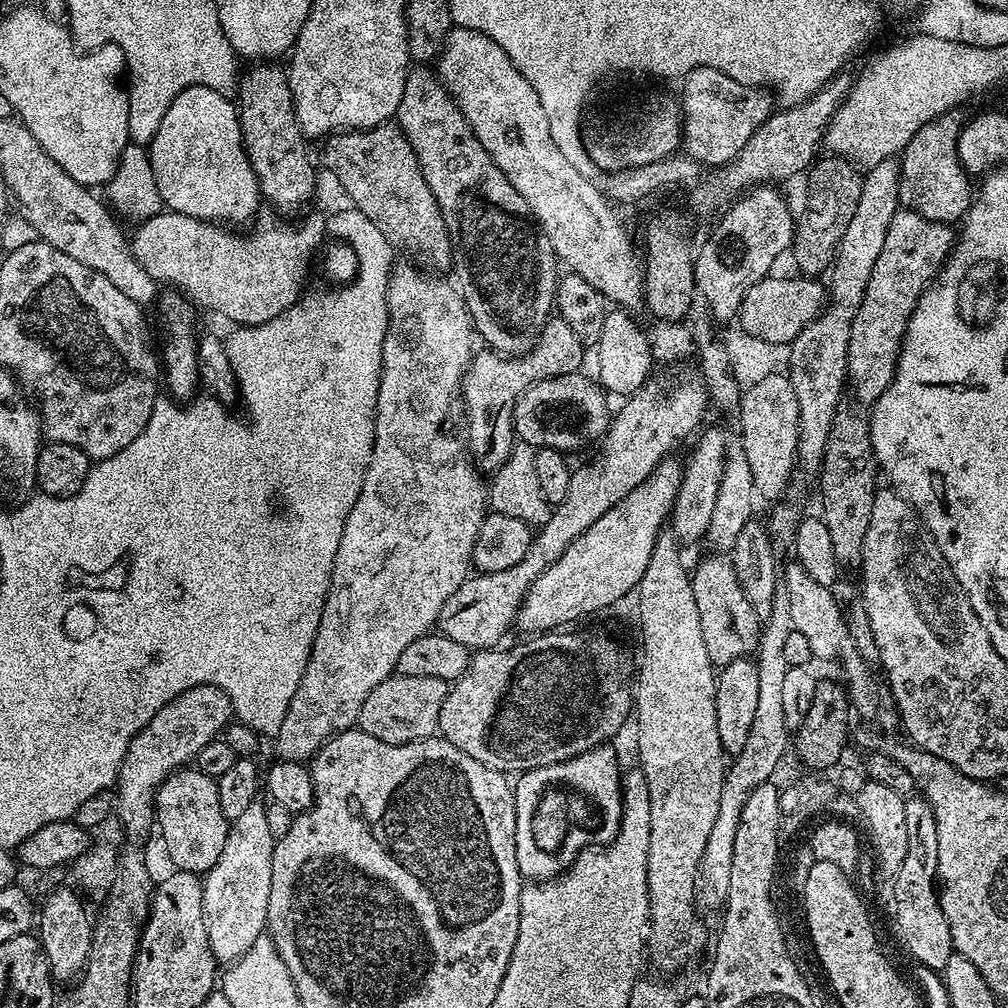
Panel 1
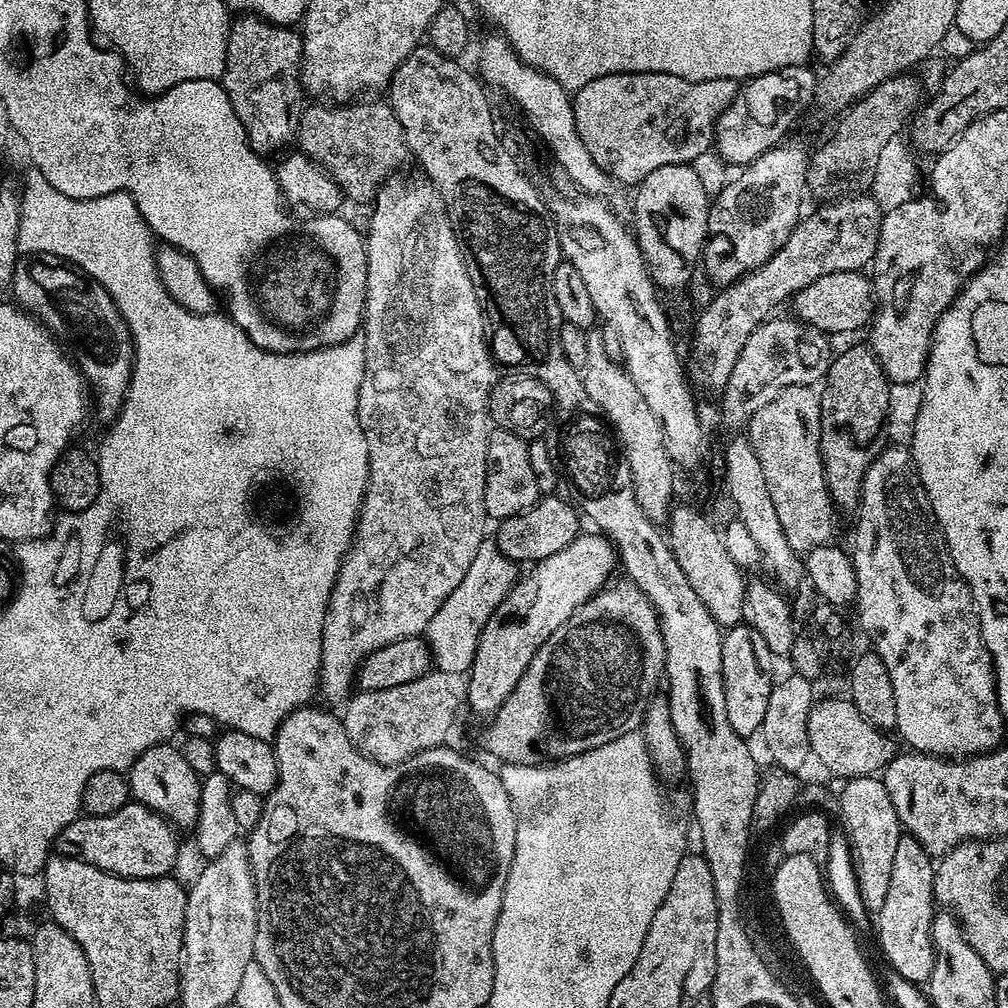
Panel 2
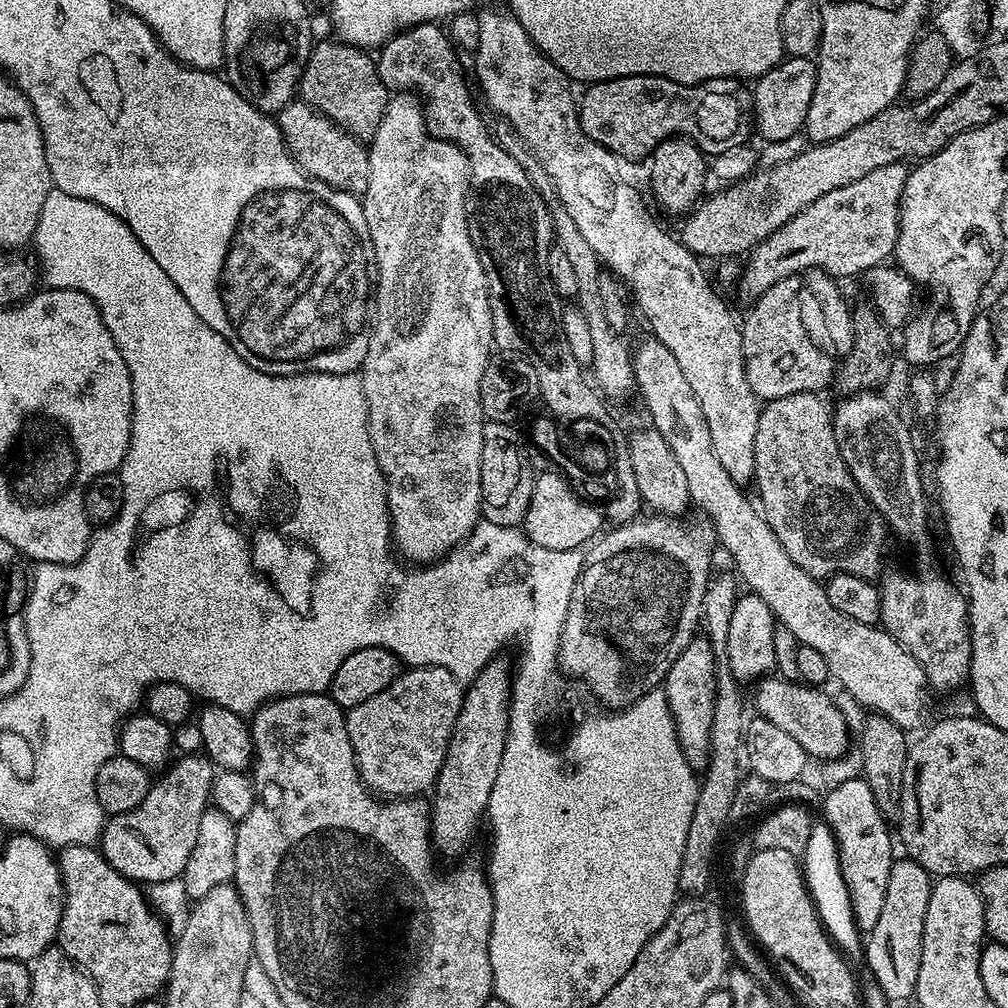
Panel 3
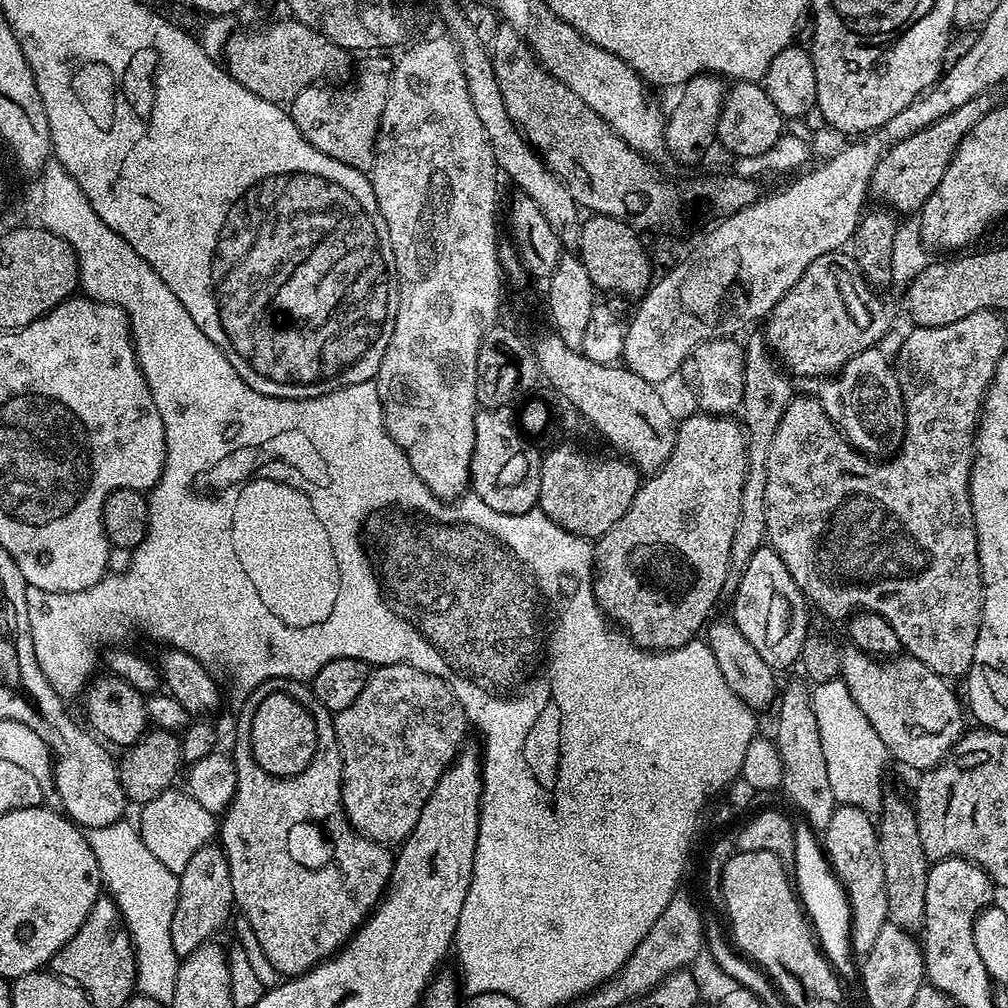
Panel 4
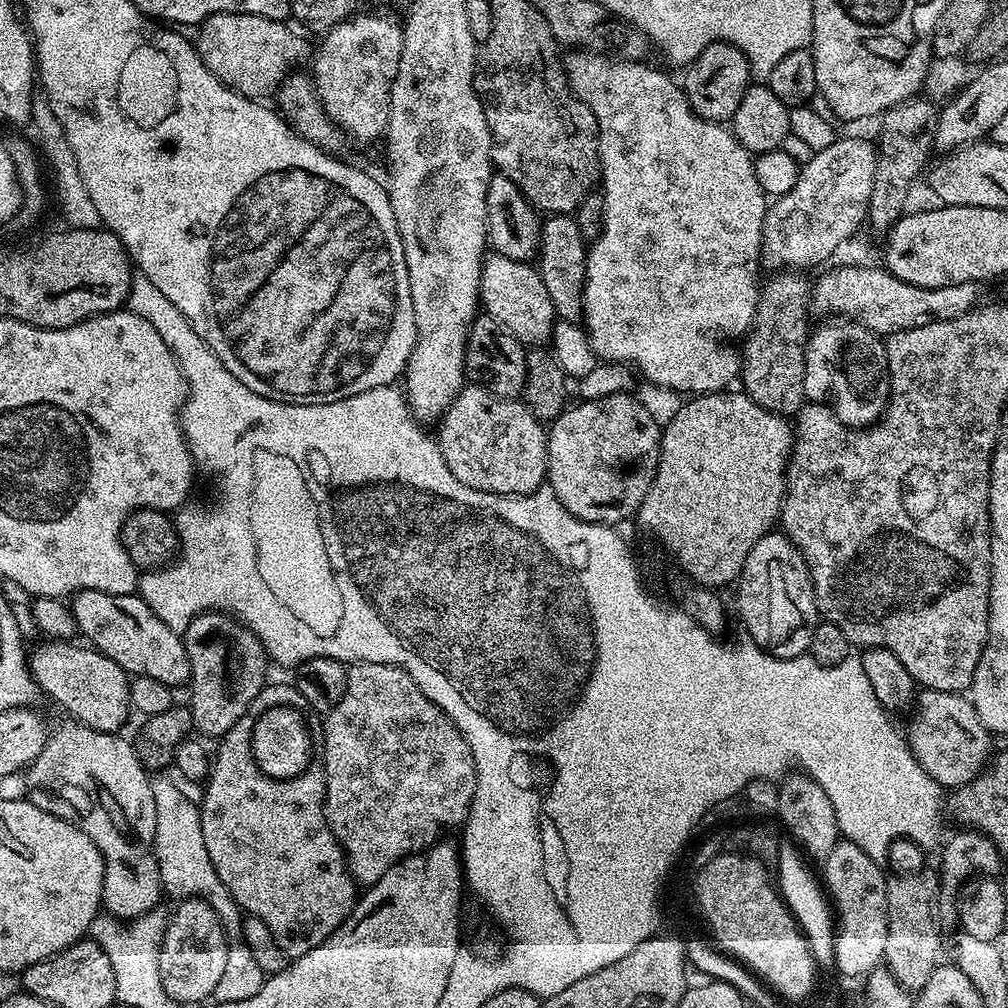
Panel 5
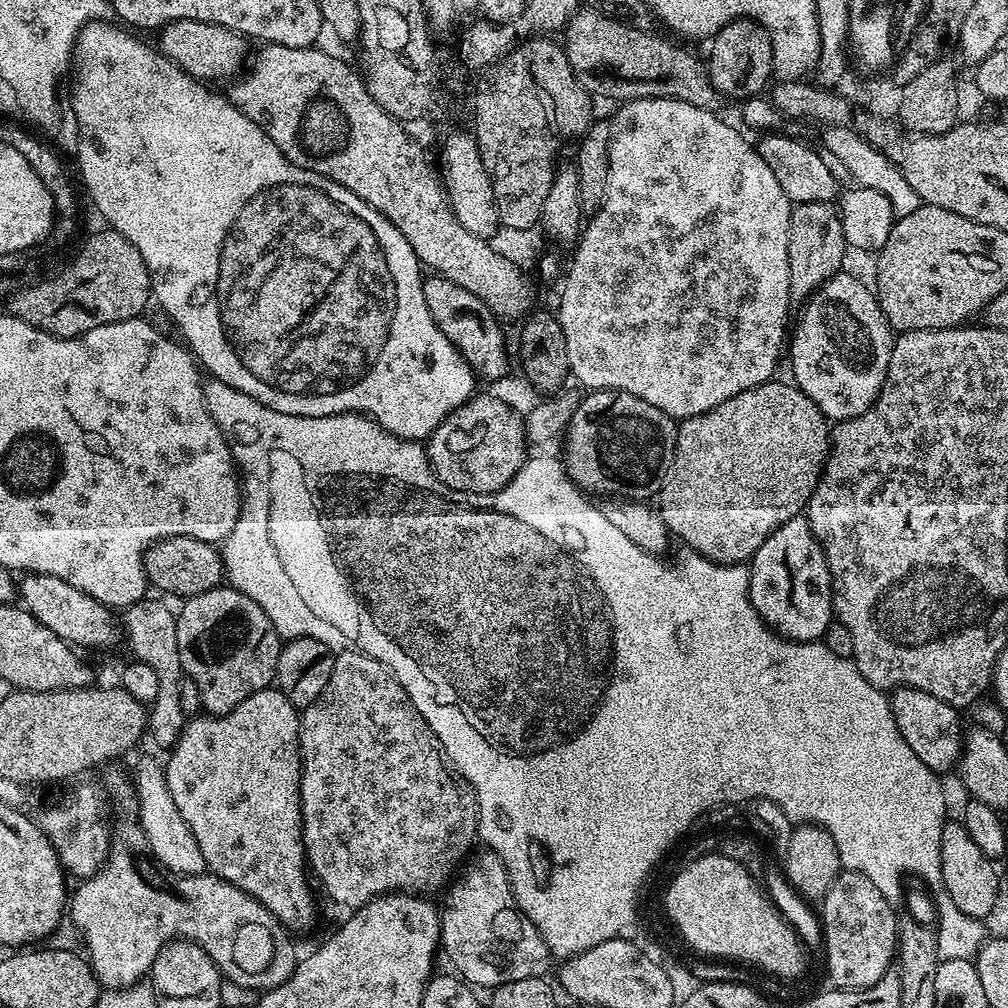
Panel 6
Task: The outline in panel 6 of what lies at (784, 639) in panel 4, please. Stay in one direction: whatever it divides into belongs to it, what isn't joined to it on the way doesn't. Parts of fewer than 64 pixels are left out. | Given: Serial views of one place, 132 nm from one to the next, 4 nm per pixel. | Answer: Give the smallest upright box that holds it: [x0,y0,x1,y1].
[748,515,833,642]

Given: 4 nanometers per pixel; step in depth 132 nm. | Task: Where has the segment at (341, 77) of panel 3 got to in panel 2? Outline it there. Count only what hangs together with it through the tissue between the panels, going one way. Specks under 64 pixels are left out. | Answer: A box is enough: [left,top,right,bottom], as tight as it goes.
[298,98,410,205]

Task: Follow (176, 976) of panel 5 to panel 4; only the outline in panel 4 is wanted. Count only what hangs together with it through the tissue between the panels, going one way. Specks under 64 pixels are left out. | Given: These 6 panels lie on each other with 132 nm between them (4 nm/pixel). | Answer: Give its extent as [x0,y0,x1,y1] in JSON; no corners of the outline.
[170,843,234,958]

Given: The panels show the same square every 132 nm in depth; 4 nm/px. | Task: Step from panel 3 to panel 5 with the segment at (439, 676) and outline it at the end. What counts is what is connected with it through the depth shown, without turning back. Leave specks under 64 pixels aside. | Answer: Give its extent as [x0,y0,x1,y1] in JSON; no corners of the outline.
[322,660,476,886]

